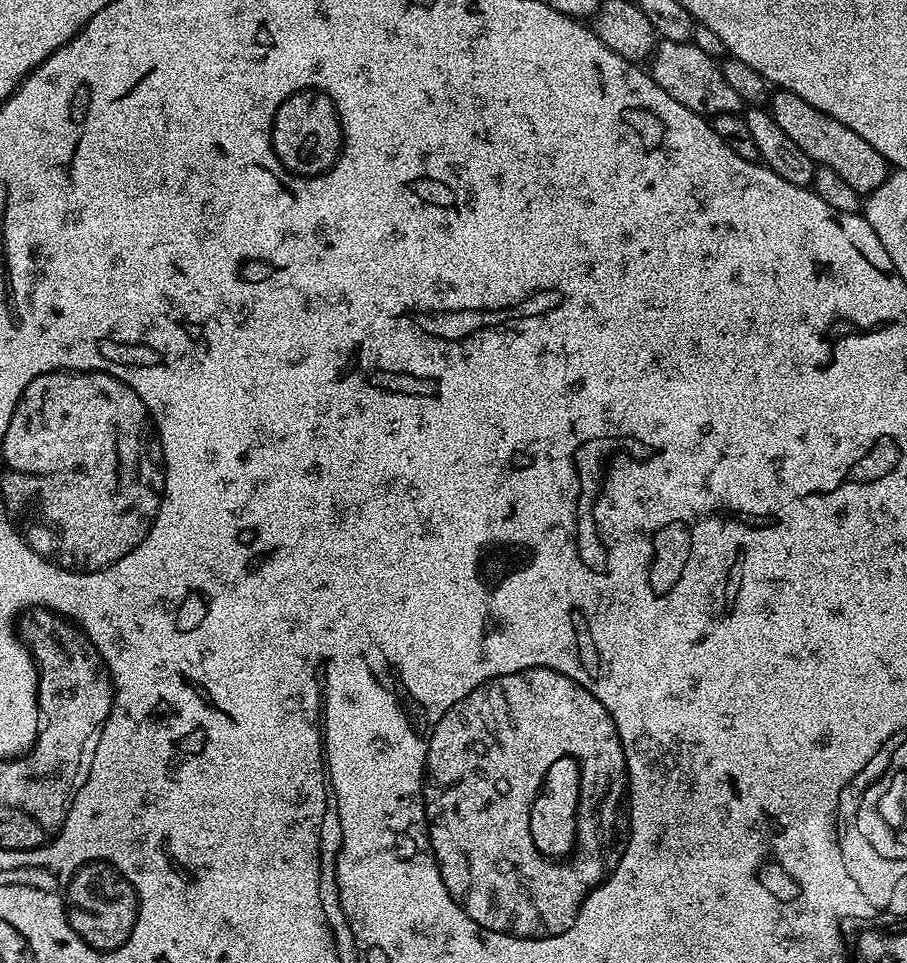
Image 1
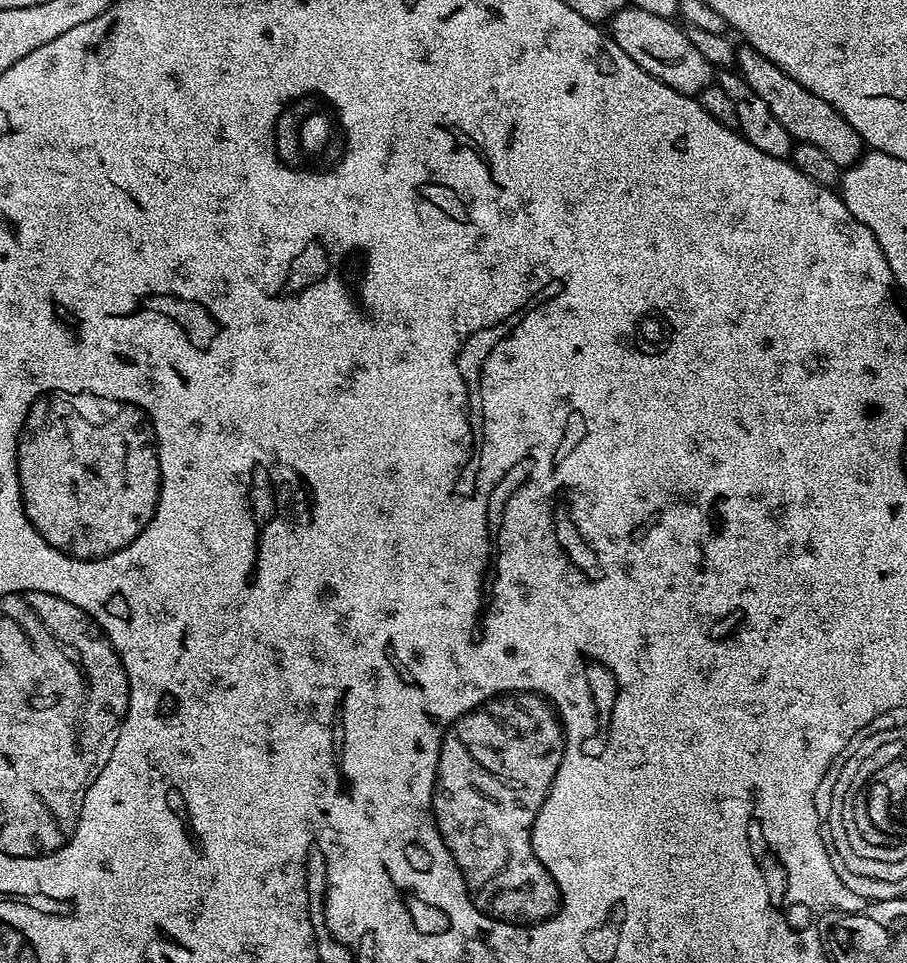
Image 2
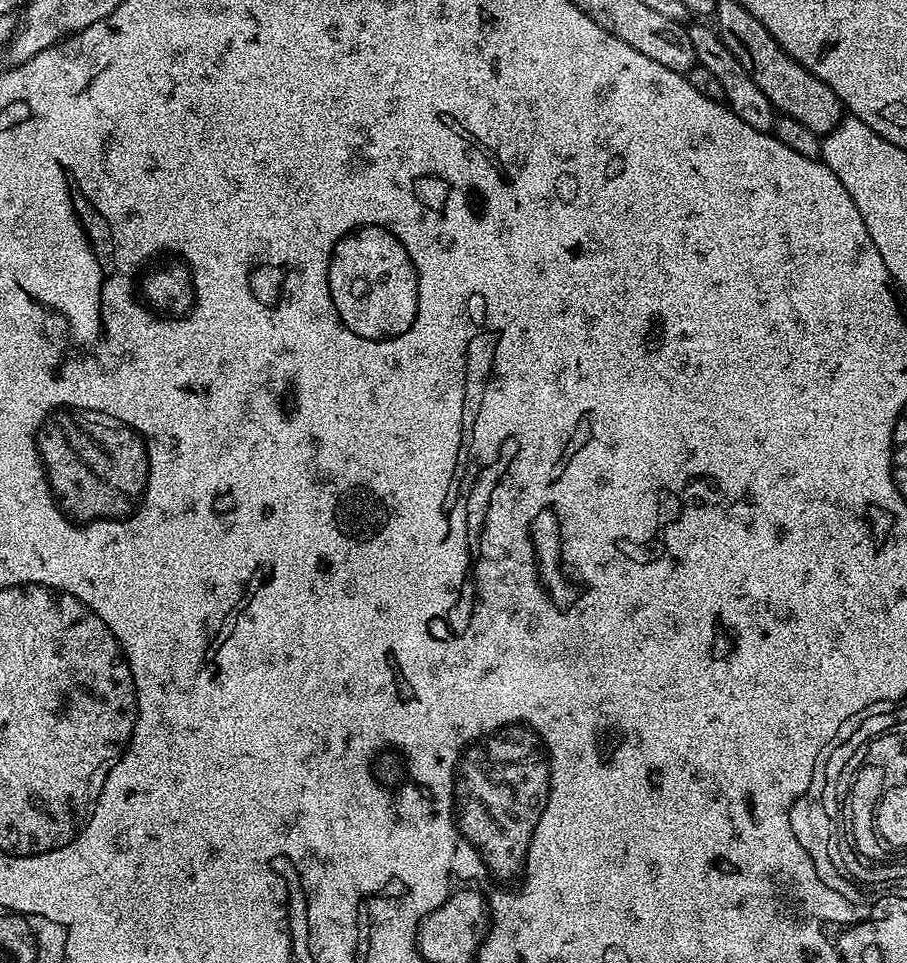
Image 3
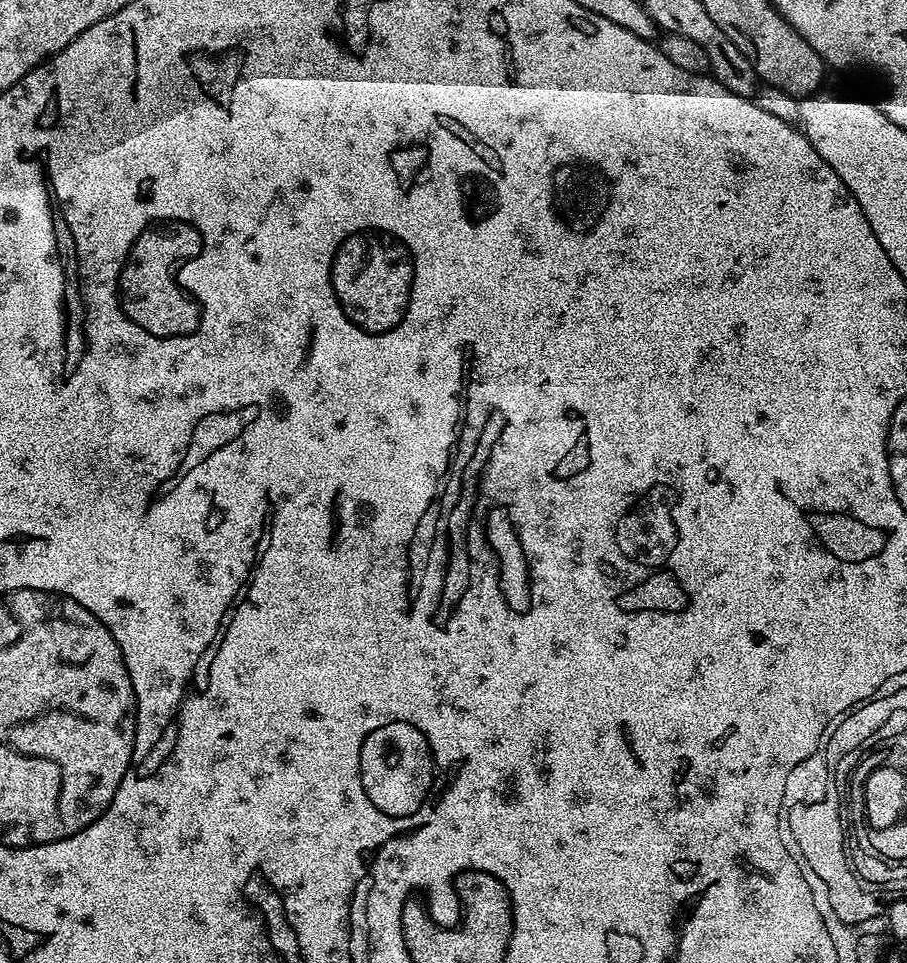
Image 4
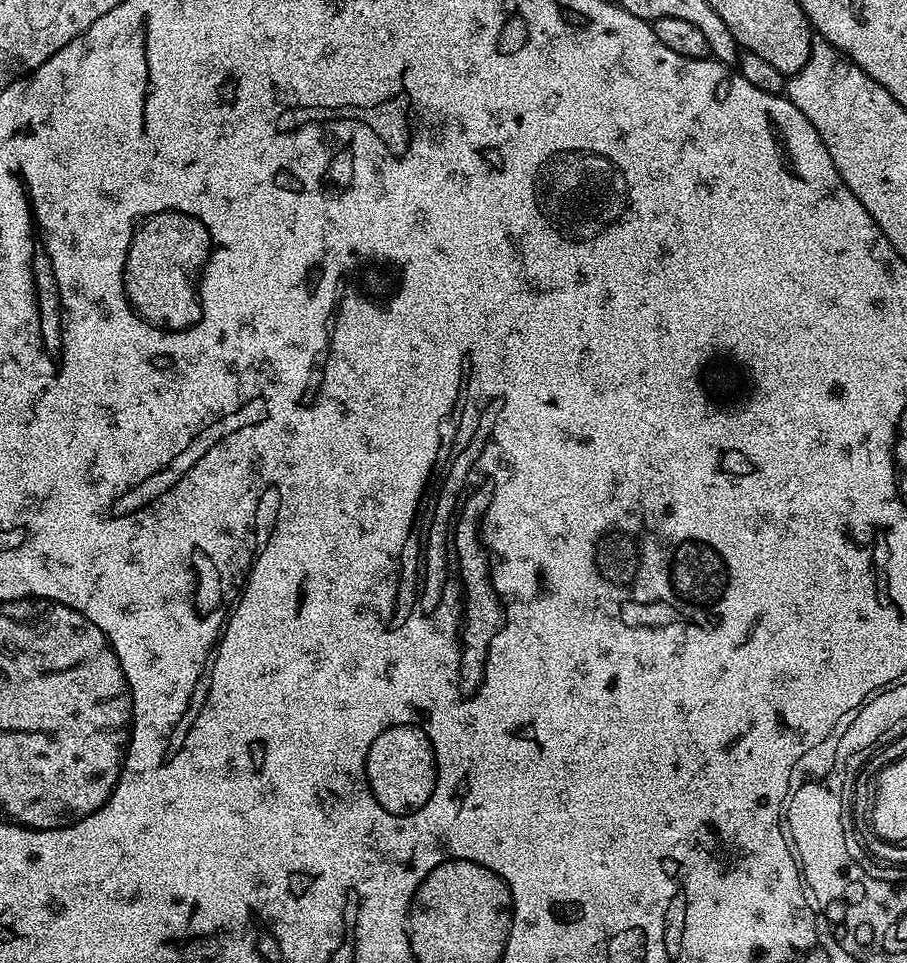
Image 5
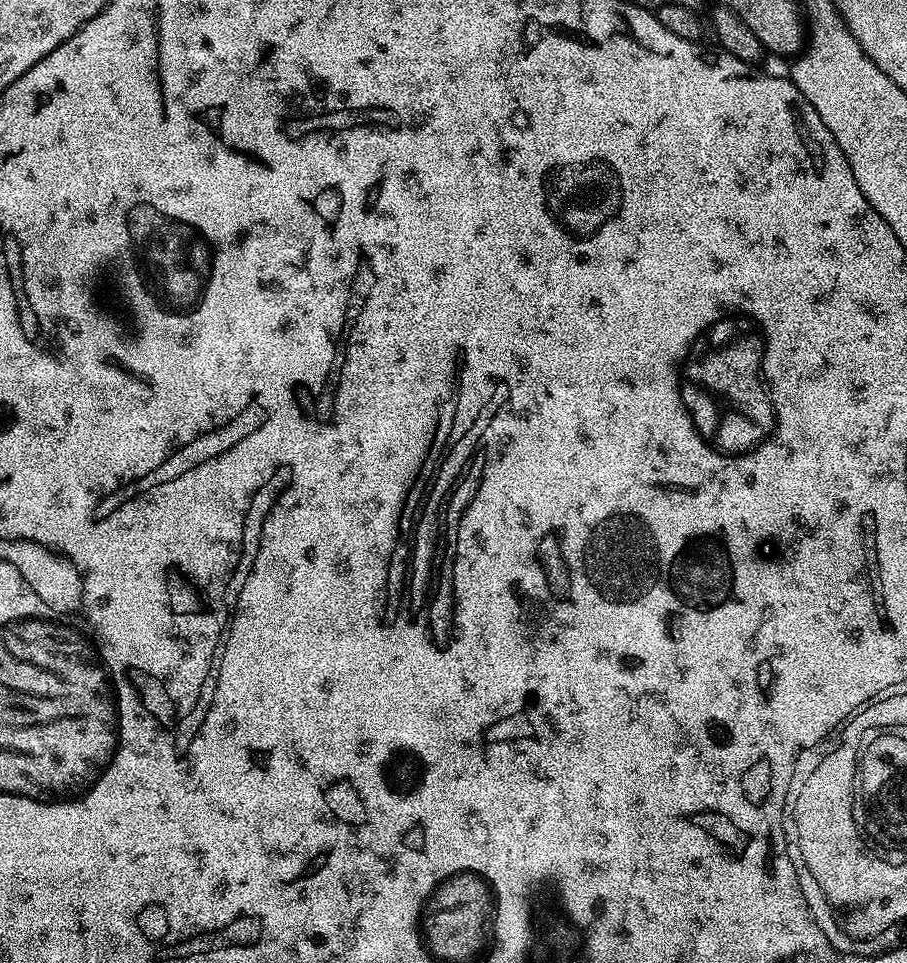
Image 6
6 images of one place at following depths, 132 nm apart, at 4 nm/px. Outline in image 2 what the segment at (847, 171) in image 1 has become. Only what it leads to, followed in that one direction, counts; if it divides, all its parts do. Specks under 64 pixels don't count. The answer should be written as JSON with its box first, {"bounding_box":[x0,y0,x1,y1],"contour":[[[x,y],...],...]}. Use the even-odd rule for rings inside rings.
{"bounding_box":[735,46,866,166],"contour":[[[740,46],[736,48],[735,63],[738,65],[740,75],[750,86],[750,90],[754,90],[754,94],[758,94],[758,98],[762,98],[762,102],[766,102],[766,106],[770,106],[774,118],[778,118],[778,122],[782,122],[782,126],[786,126],[793,141],[818,146],[818,150],[822,150],[822,154],[826,154],[835,164],[841,166],[855,163],[859,159],[860,153],[865,151],[866,145],[854,130],[854,126],[850,126],[850,122],[846,122],[846,118],[842,118],[842,114],[838,114],[838,110],[834,110],[834,106],[830,106],[830,102],[826,102],[822,98],[818,98],[818,94],[806,90],[806,86],[798,86],[798,82],[794,82],[794,78],[790,78],[790,74],[786,74],[786,70],[774,66],[774,62],[770,62],[770,58],[762,58],[762,54],[758,54],[758,50]]]}

